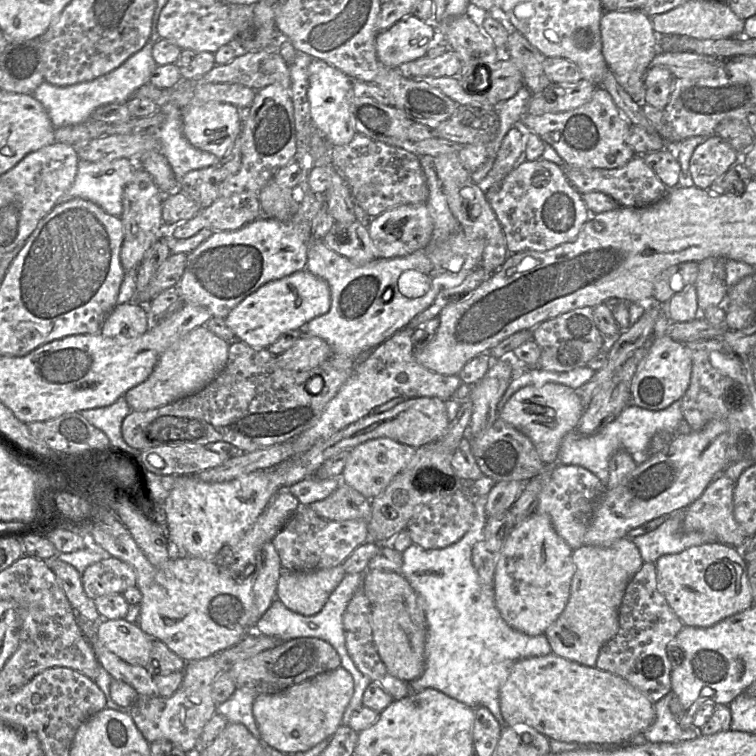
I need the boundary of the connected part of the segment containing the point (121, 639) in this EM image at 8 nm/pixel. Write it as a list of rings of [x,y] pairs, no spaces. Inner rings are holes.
[[[101,619],[96,625],[96,632],[99,641],[109,651],[131,665],[146,667],[154,639],[144,633],[137,623],[128,622],[126,619]]]

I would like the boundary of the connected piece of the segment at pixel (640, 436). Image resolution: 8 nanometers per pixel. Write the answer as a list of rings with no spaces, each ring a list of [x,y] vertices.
[[[681,399],[658,411],[630,404],[614,421],[595,435],[583,435],[577,430],[568,433],[561,442],[557,463],[582,466],[592,472],[605,487],[609,480],[610,460],[617,451],[622,449],[627,451],[637,465],[641,464],[649,458],[648,447],[652,437],[658,432],[678,434],[678,428],[683,421],[685,419]]]

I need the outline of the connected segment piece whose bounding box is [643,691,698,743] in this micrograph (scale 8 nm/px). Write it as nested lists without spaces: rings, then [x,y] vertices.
[[[670,691],[666,696],[654,703],[655,719],[643,732],[646,742],[678,743],[694,739],[698,730],[694,727],[681,727],[670,711],[669,703],[674,694]]]

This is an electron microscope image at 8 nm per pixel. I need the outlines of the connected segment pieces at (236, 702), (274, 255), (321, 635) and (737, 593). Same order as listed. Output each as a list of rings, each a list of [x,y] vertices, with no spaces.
[[[236,688],[229,699],[217,705],[216,711],[229,723],[243,724],[255,738],[260,740],[260,733],[252,712],[253,702],[257,695],[259,694],[250,689]]]
[[[308,192],[299,198],[296,213],[287,221],[260,216],[236,230],[215,231],[187,254],[183,274],[177,284],[179,298],[208,309],[212,316],[225,318],[245,297],[262,285],[305,269],[307,251],[312,241],[312,221],[324,206],[323,194]]]
[[[345,574],[339,585],[328,597],[322,609],[310,616],[304,616],[289,610],[279,599],[275,598],[254,626],[255,632],[276,638],[282,642],[300,637],[313,637],[328,642],[335,649],[340,658],[340,666],[347,670],[353,678],[353,695],[342,717],[342,724],[345,726],[348,726],[353,711],[362,706],[363,693],[369,683],[371,683],[371,680],[357,669],[348,655],[345,645],[343,614],[348,603],[360,588],[362,588],[361,574]]]
[[[710,542],[692,546],[680,553],[663,555],[654,564],[658,590],[684,626],[711,627],[754,604],[748,580],[748,564],[742,557],[742,550],[720,542]]]

